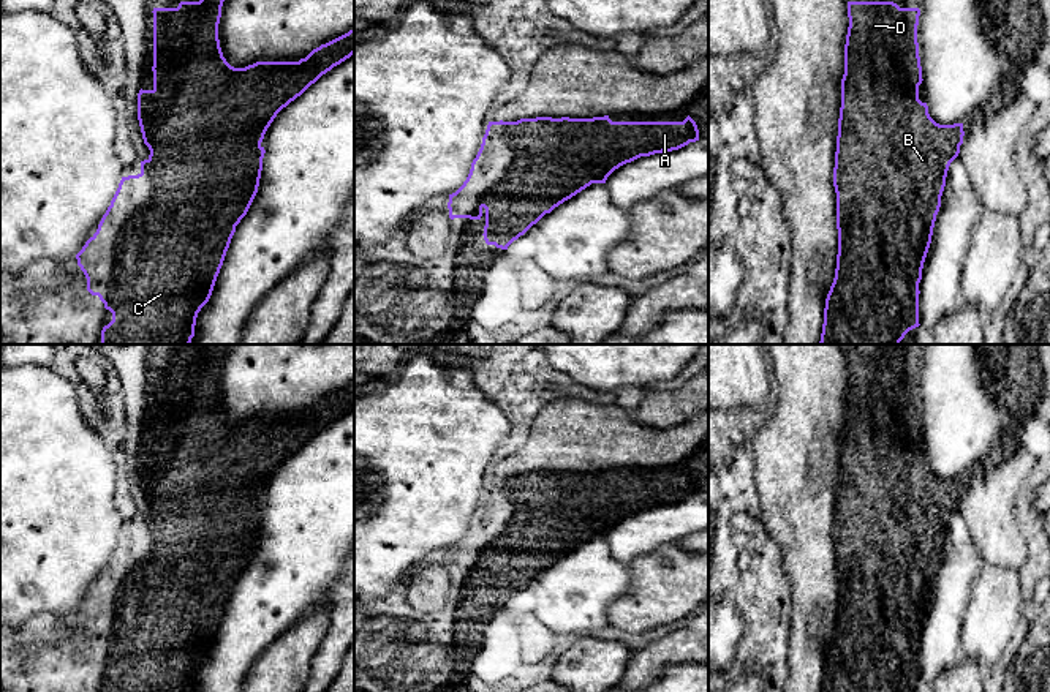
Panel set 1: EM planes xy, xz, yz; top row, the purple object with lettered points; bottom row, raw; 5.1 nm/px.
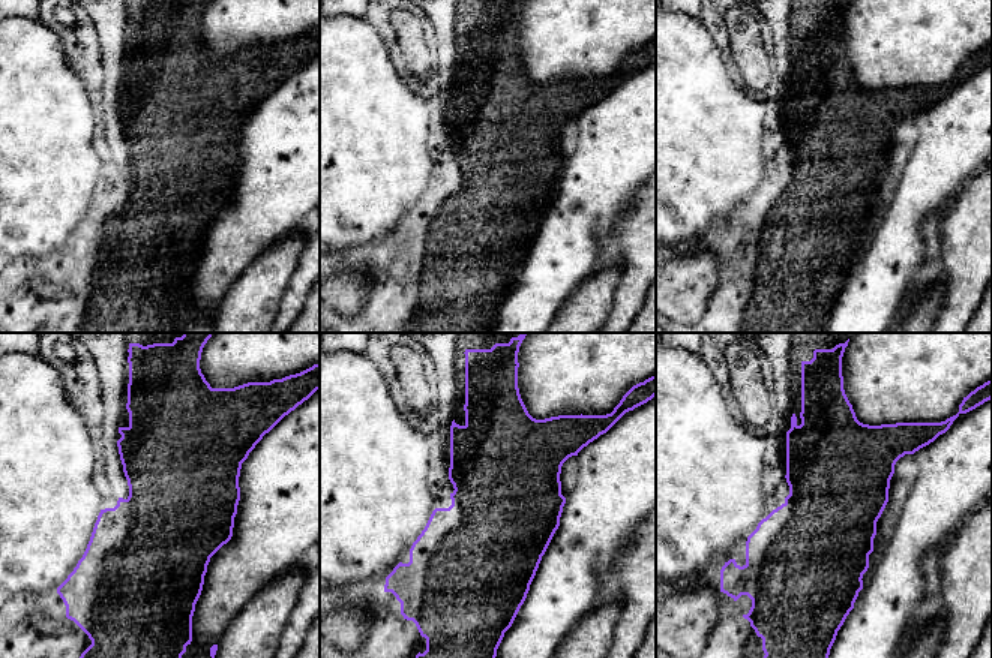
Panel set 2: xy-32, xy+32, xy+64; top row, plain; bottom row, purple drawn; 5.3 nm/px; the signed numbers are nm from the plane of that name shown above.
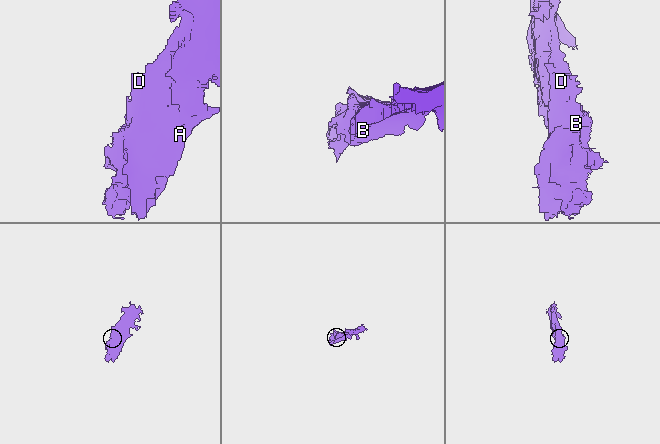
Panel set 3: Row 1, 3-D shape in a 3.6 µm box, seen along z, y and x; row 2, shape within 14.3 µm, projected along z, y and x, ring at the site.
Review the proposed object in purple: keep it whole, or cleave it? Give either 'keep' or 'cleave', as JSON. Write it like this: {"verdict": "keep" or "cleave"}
{"verdict": "keep"}

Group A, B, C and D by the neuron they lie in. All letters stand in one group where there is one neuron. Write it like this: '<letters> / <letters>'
A B C D

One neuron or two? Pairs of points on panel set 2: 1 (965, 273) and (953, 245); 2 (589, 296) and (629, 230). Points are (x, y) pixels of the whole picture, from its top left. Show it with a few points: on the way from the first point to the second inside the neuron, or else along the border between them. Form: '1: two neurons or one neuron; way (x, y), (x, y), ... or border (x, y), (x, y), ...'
1: one neuron; way (965, 266), (965, 257), (961, 252)
2: two neurons; border (607, 260), (622, 267), (622, 276), (613, 297)

